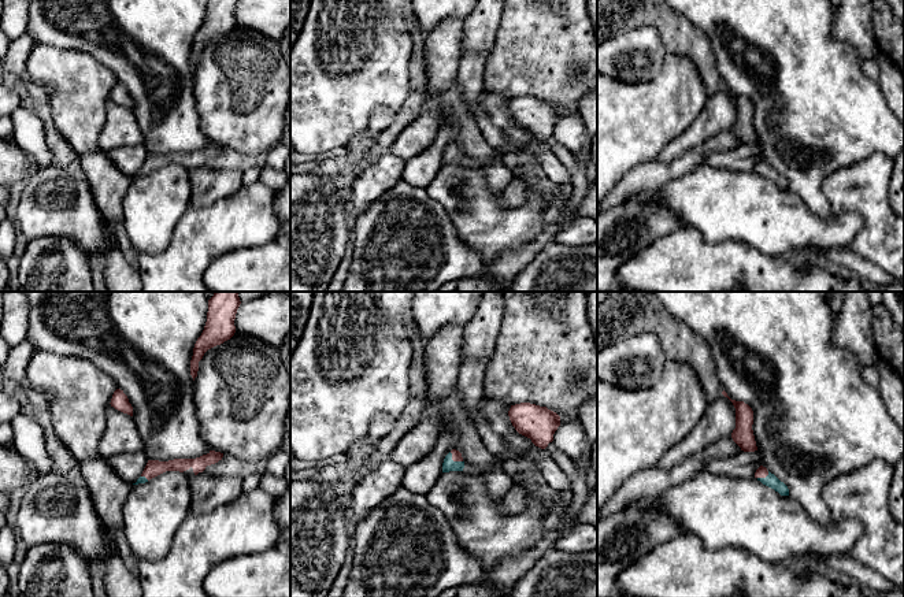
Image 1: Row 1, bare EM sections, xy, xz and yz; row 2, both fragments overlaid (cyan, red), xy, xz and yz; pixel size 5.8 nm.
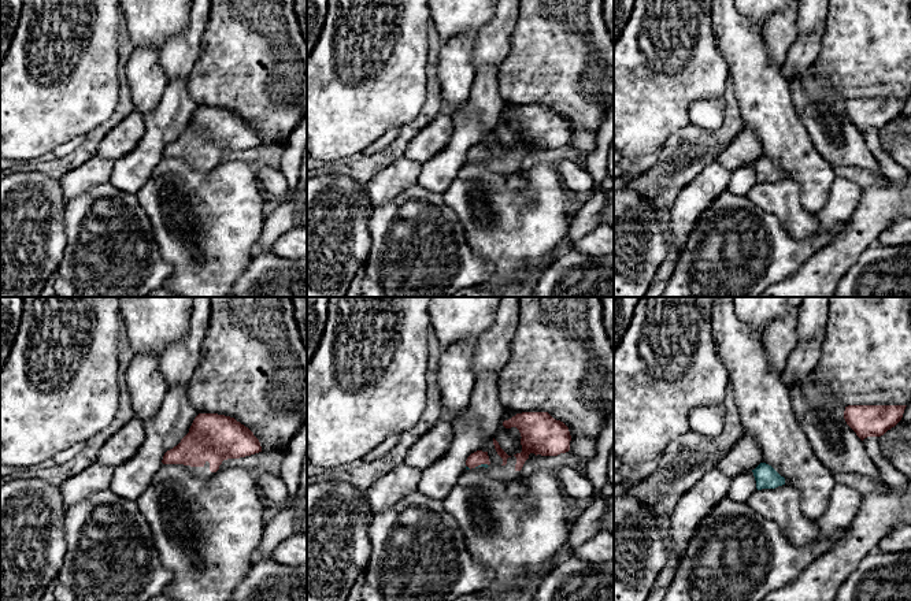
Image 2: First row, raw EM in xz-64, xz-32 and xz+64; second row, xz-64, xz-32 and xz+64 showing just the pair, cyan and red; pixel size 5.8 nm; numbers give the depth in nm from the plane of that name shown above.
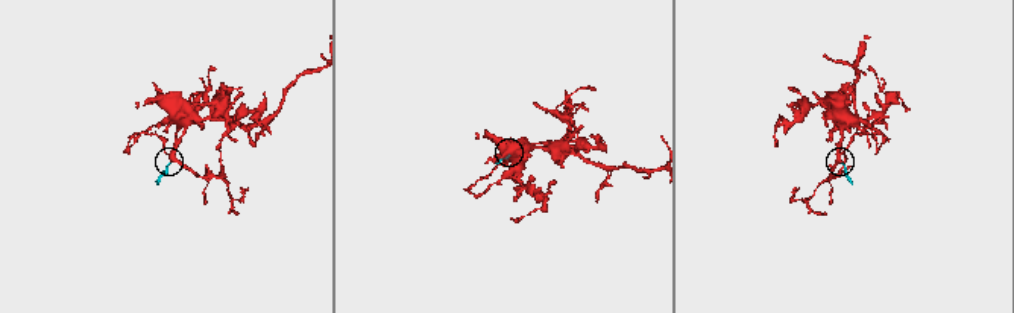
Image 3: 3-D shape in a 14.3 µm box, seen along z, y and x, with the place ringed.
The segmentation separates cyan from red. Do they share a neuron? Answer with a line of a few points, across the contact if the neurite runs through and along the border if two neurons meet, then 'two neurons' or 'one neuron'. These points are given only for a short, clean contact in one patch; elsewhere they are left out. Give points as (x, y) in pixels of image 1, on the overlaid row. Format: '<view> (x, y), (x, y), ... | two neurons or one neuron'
xz (448, 464), (452, 460), (456, 456) | one neuron

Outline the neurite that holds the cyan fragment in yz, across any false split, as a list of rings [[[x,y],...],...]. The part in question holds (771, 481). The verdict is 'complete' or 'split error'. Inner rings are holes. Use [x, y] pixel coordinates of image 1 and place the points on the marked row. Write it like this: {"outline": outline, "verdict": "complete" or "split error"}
{"outline": [[[760,466],[755,472],[755,478],[763,485],[778,492],[781,496],[789,496],[788,486],[781,482],[774,474],[771,474],[766,467]]], "verdict": "split error"}

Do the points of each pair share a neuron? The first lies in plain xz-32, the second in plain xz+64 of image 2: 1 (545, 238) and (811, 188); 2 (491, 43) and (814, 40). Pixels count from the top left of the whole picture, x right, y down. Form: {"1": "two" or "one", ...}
{"1": "two", "2": "two"}

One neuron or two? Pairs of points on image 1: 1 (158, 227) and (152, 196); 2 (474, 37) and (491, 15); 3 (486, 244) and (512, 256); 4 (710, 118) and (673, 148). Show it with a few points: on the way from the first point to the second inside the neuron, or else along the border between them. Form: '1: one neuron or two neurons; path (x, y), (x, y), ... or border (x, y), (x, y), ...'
1: one neuron; path (152, 219), (152, 204)
2: one neuron; path (480, 32), (480, 26), (485, 21)
3: two neurons; border (532, 238), (482, 264)
4: one neuron; path (700, 128), (682, 144)

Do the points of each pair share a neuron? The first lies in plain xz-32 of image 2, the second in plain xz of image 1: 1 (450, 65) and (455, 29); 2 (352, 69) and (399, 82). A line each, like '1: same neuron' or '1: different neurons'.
1: same neuron
2: same neuron

